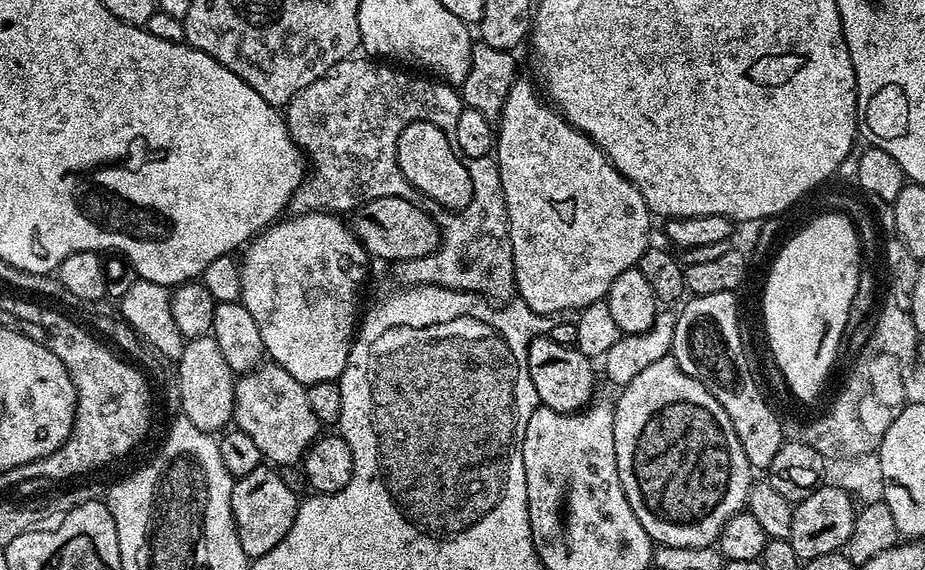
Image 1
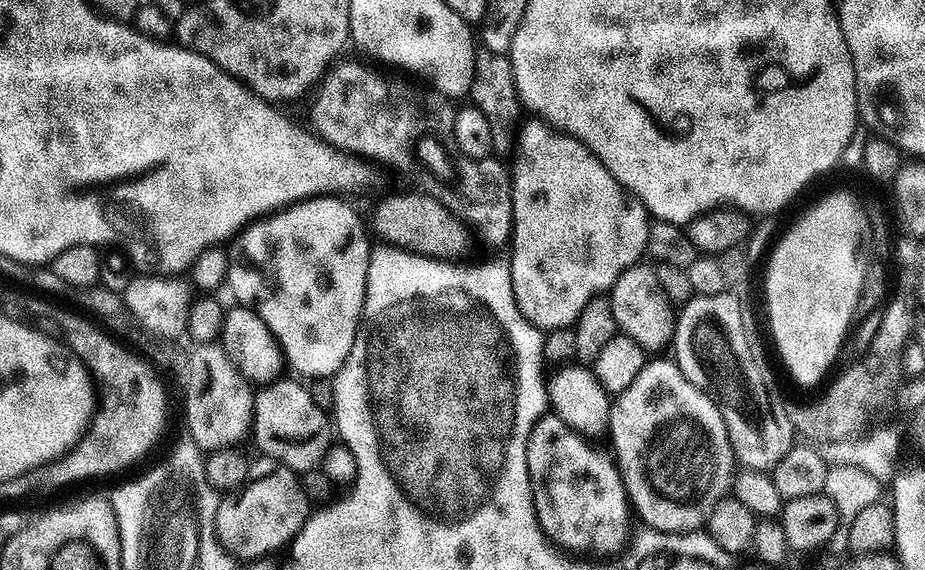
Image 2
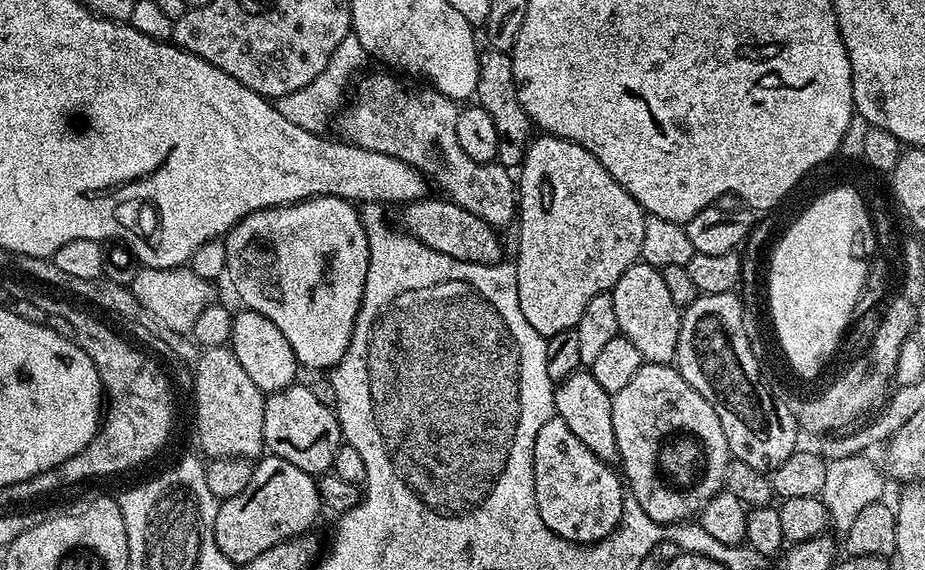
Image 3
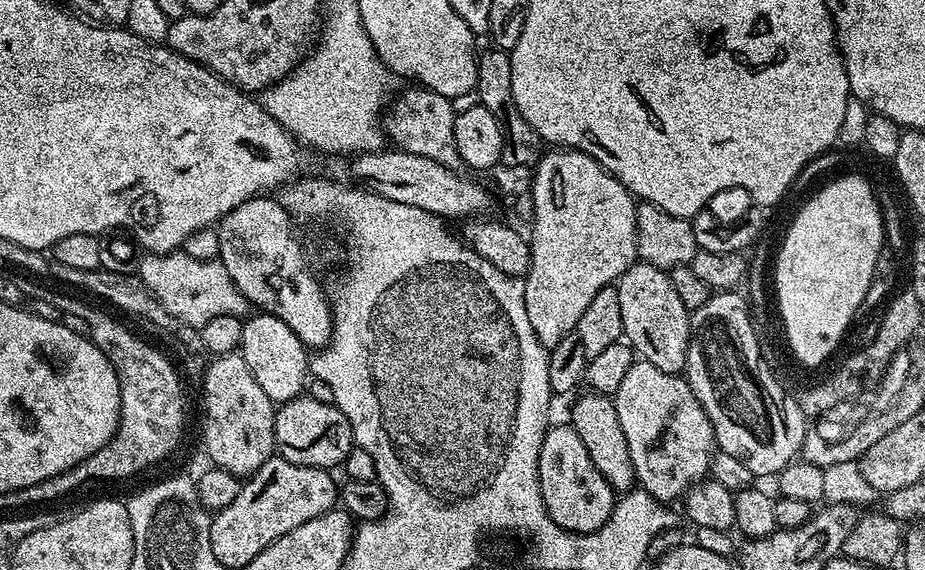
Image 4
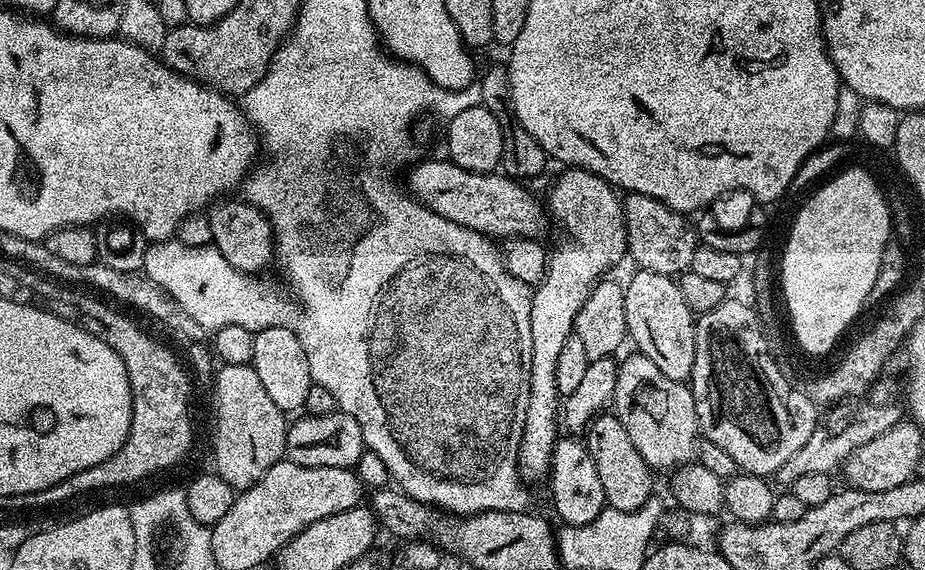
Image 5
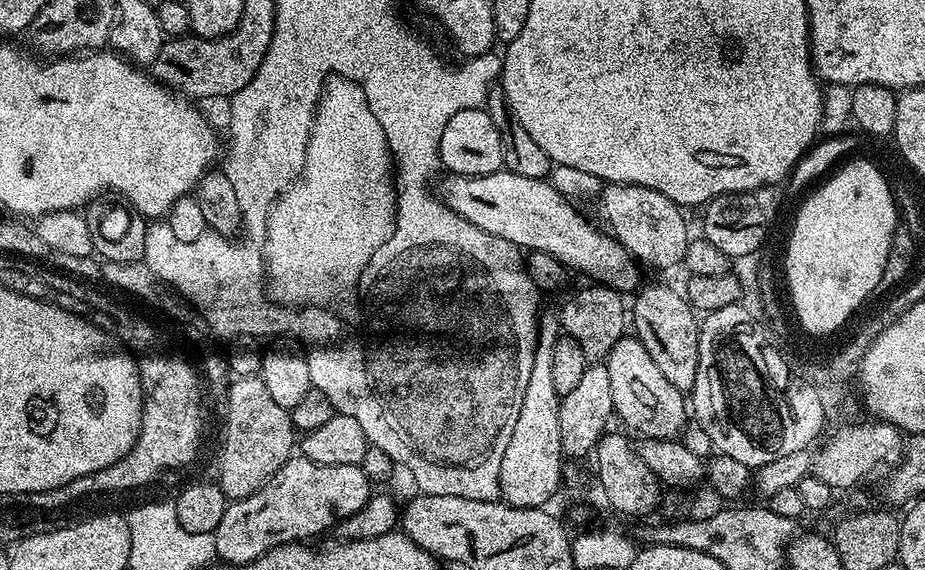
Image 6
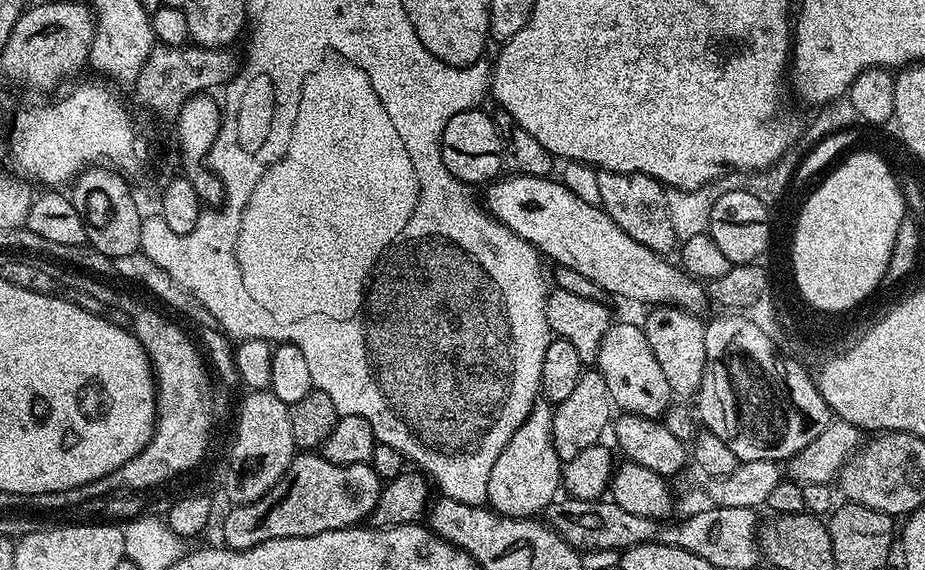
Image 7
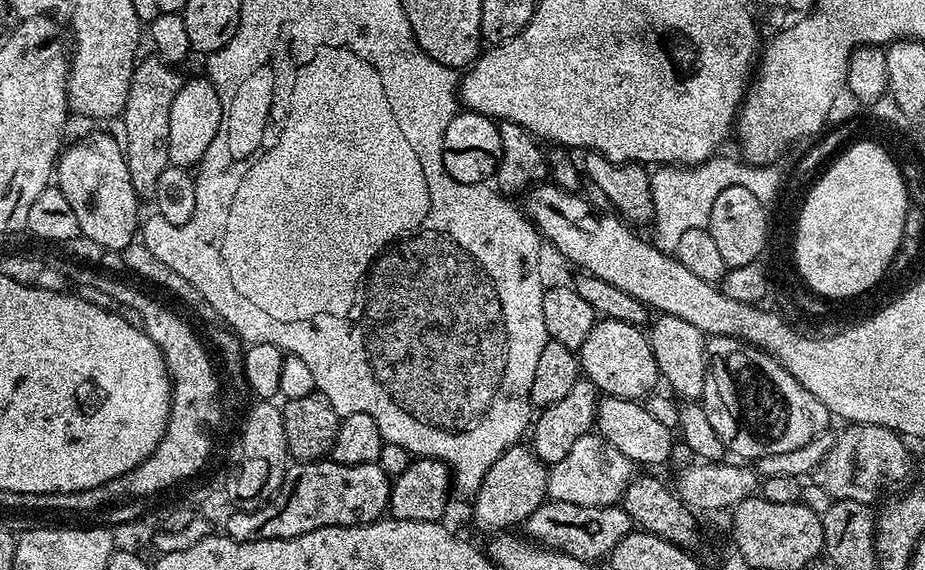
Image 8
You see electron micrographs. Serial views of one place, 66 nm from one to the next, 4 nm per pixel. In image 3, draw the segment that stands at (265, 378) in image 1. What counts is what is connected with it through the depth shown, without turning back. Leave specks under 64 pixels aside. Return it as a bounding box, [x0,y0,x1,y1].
[262,382,342,474]

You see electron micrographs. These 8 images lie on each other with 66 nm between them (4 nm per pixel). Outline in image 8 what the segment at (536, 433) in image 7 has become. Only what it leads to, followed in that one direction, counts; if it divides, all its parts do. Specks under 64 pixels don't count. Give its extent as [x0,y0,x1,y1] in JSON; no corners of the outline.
[474,443,548,530]

